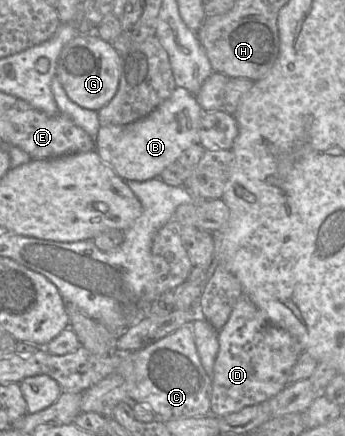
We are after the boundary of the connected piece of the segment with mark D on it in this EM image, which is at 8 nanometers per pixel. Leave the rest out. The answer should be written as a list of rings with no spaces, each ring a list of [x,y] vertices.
[[[241,294],[226,324],[218,331],[219,349],[214,362],[210,414],[222,417],[253,406],[281,392],[287,385],[302,349],[286,330],[273,324]]]

